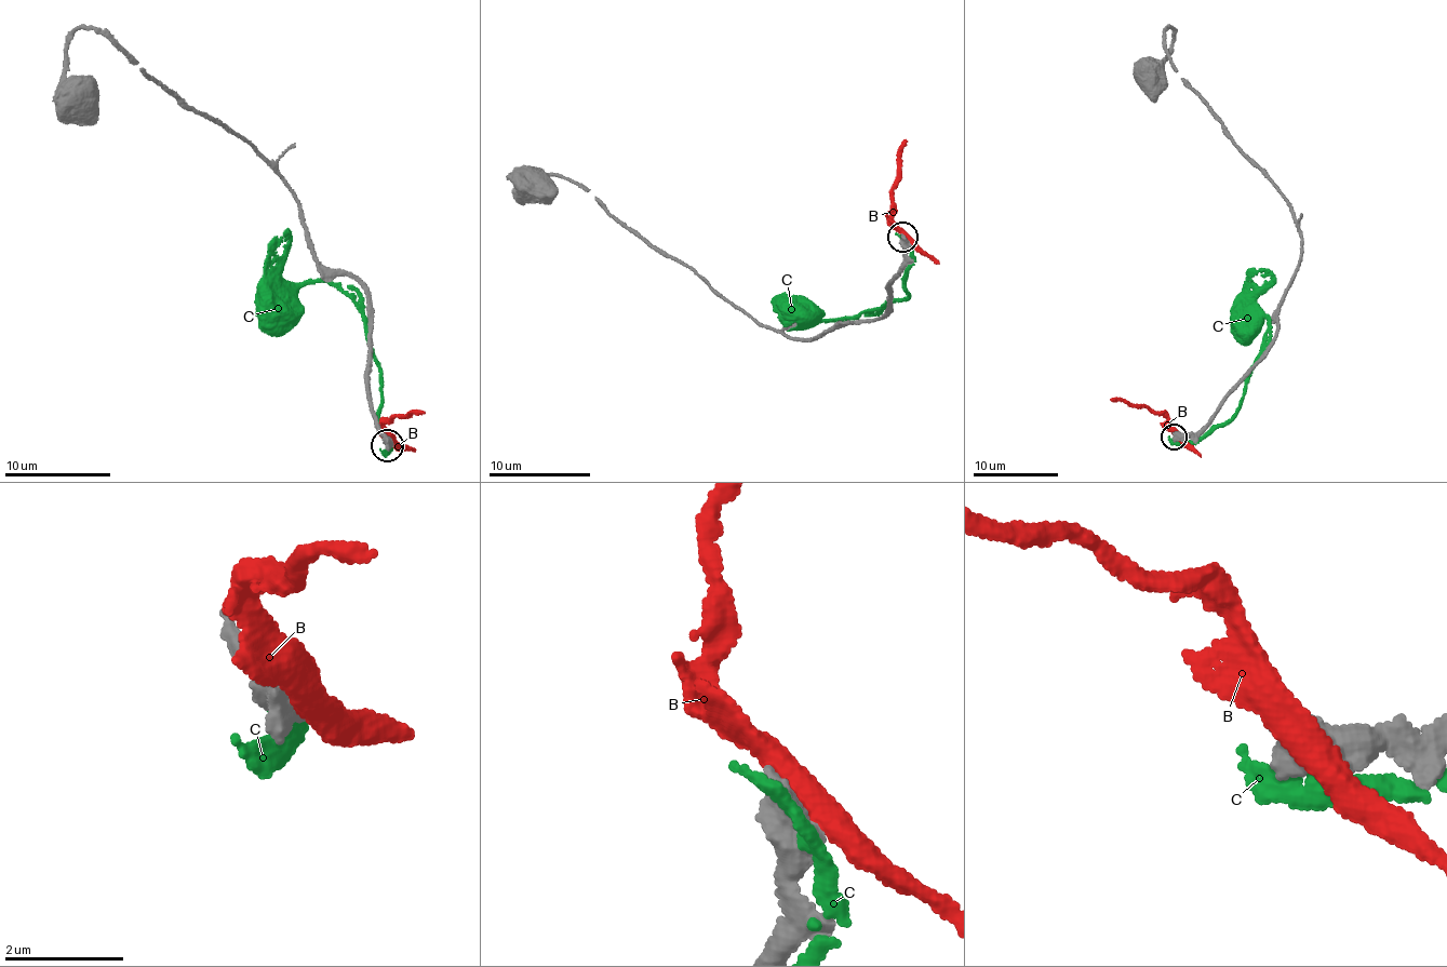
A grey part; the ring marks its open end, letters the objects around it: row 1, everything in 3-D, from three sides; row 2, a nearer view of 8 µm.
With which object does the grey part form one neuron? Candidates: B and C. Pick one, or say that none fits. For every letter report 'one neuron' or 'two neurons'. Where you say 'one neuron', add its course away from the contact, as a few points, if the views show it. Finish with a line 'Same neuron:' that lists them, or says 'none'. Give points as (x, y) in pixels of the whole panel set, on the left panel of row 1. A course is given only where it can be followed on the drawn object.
B: two neurons
C: two neurons
Same neuron: none

